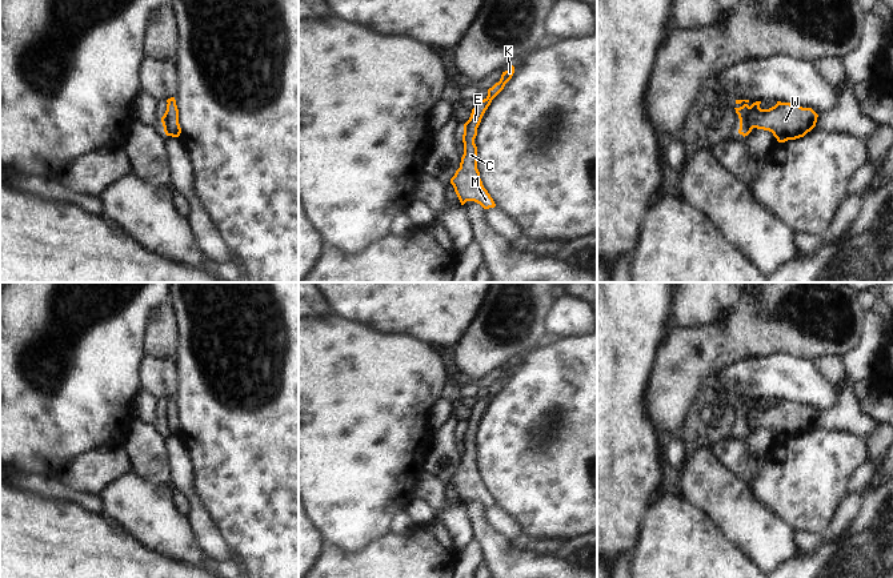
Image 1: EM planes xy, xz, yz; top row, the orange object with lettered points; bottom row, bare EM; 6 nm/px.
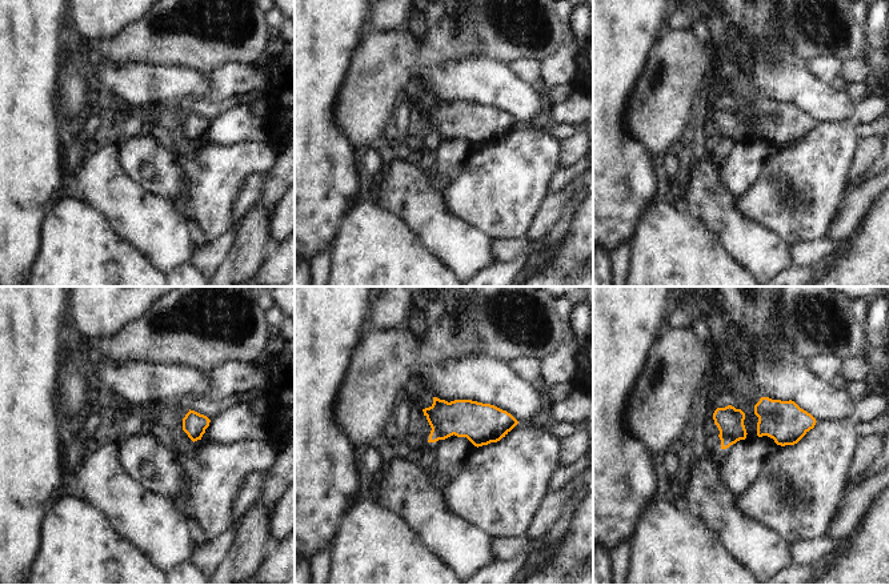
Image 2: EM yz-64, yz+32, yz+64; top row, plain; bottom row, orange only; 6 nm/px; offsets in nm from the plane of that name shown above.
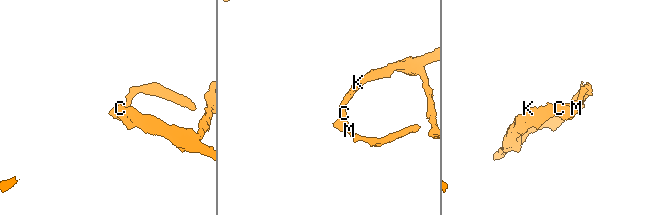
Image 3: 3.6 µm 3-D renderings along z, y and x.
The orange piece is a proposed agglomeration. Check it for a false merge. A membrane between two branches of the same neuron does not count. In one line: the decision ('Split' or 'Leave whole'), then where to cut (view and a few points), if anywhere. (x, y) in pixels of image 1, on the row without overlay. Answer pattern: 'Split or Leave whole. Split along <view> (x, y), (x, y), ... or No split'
Leave whole. No split

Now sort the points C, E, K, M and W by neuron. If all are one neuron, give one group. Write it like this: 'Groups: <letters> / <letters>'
Groups: C E K M W

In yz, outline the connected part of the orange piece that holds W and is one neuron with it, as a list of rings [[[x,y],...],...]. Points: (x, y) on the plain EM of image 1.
[[[736,398],[736,402],[745,401],[734,406],[740,417],[738,432],[748,434],[753,426],[769,429],[778,441],[804,435],[817,421],[818,413],[812,406],[802,406],[790,401],[781,401],[769,408],[761,408],[761,400],[748,404],[749,398]]]

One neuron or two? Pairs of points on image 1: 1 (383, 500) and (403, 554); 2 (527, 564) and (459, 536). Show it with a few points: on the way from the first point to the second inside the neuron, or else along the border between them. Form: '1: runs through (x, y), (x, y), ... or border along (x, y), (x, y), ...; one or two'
1: border along (388, 532), (361, 549); two
2: border along (463, 508), (472, 529), (472, 538); two

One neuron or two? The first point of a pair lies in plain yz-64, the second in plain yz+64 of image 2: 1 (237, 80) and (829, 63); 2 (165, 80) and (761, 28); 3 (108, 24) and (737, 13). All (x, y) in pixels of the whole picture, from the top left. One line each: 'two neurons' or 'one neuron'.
1: one neuron
2: two neurons
3: two neurons

